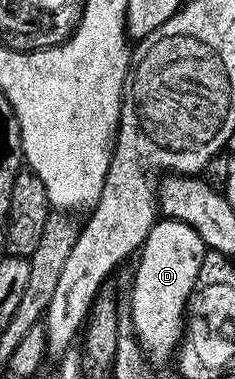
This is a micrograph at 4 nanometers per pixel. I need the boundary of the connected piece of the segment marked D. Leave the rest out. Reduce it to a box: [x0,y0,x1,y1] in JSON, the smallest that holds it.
[131,220,209,363]

